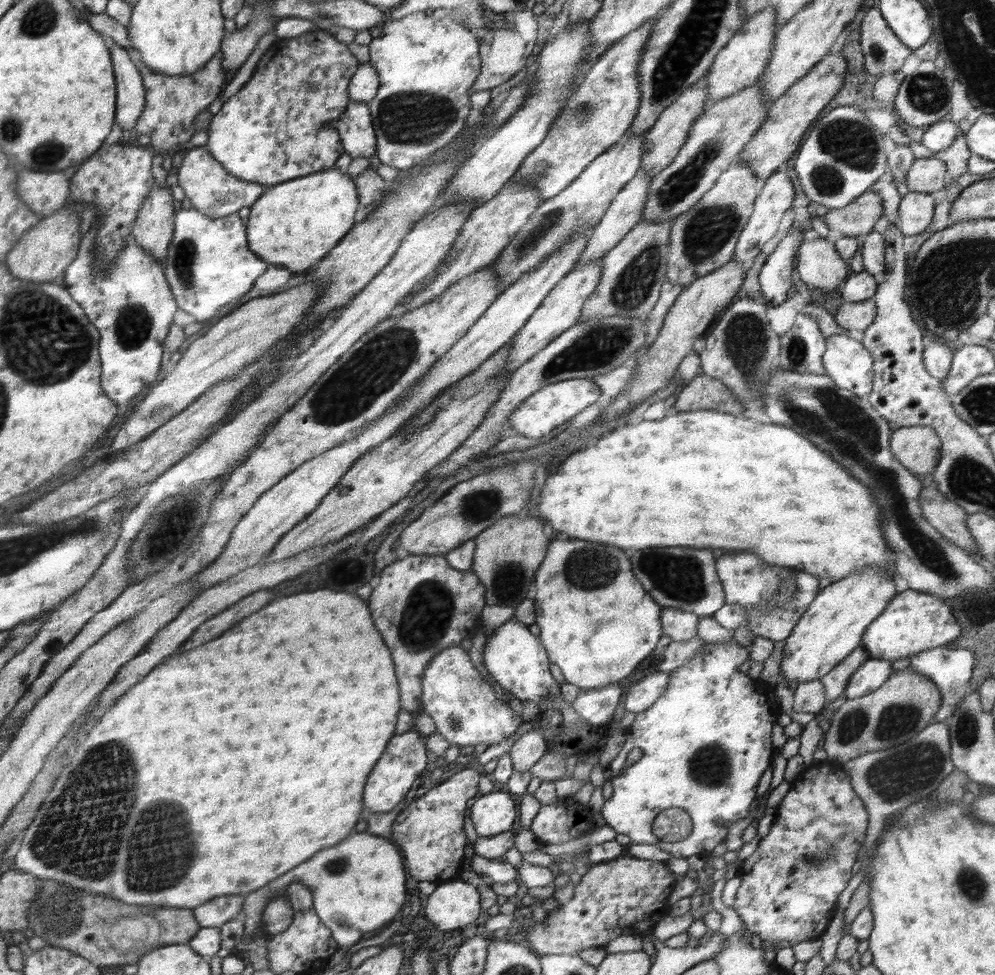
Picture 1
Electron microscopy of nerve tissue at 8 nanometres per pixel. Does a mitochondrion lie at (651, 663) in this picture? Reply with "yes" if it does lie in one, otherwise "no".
no

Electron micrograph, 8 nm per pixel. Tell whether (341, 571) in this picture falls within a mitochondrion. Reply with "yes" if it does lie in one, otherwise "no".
no

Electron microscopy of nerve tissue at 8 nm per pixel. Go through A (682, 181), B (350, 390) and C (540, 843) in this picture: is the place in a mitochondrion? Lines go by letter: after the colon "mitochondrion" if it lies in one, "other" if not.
A: mitochondrion
B: mitochondrion
C: other

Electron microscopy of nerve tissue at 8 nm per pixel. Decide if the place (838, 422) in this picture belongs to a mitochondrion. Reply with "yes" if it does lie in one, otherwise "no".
yes

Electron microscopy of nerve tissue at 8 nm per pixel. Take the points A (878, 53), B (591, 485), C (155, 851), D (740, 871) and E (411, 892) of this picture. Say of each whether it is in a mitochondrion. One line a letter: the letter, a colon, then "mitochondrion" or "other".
A: mitochondrion
B: other
C: mitochondrion
D: other
E: other

